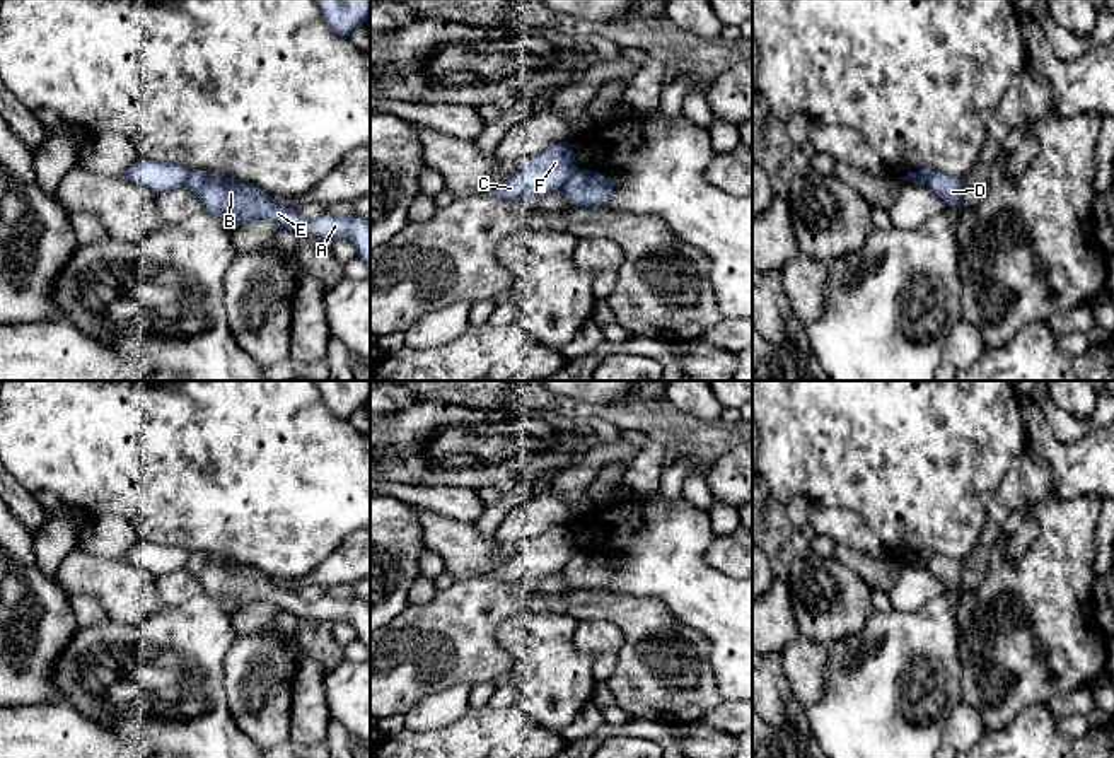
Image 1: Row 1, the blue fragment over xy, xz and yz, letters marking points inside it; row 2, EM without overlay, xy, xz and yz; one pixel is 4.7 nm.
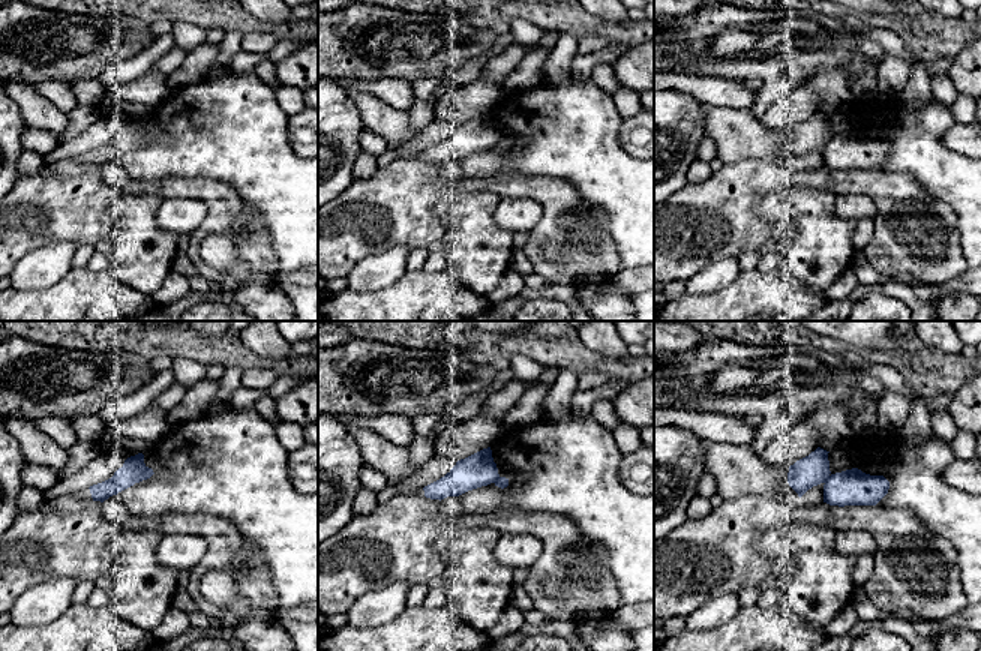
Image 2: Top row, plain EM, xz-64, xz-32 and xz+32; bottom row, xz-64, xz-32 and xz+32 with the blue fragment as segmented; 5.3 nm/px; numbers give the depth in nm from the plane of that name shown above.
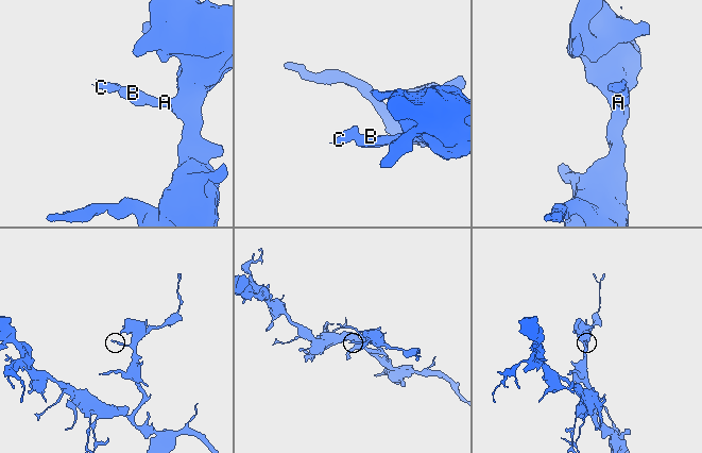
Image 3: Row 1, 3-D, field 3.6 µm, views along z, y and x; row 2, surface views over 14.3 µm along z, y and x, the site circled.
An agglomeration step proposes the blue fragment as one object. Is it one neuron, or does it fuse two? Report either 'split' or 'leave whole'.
split

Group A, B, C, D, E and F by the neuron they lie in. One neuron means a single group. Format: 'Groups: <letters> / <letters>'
Groups: A B D E / C F

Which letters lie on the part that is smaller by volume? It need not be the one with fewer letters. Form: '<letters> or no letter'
C, F

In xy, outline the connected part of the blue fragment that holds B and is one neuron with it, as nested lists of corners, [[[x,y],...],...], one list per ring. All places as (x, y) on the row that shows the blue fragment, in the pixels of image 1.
[[[191,171],[186,188],[194,193],[203,210],[215,217],[232,217],[237,227],[254,220],[270,220],[278,229],[290,229],[299,237],[348,239],[357,256],[370,268],[370,220],[360,215],[334,217],[328,212],[304,219],[299,208],[278,203],[258,186],[227,179],[205,171]]]

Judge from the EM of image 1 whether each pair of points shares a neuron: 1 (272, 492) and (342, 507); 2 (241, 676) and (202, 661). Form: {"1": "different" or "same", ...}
{"1": "same", "2": "different"}

